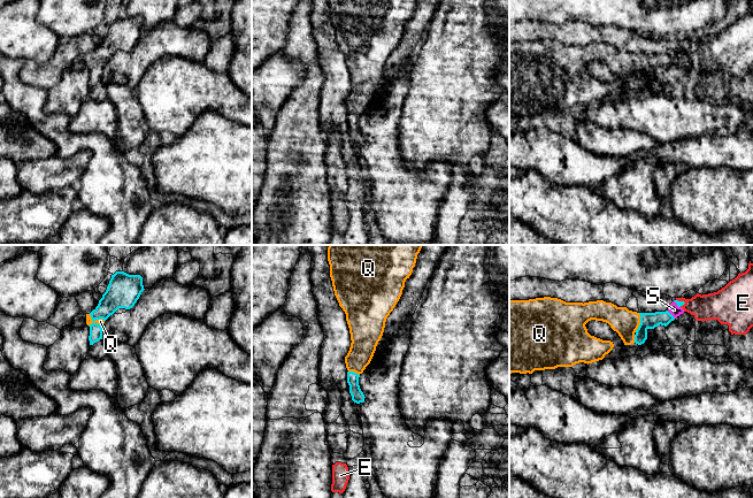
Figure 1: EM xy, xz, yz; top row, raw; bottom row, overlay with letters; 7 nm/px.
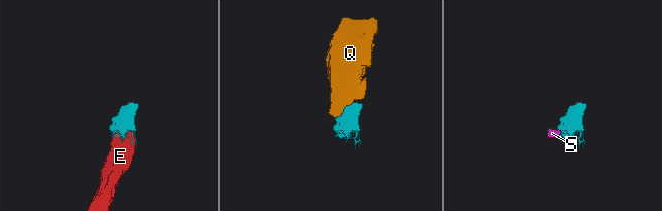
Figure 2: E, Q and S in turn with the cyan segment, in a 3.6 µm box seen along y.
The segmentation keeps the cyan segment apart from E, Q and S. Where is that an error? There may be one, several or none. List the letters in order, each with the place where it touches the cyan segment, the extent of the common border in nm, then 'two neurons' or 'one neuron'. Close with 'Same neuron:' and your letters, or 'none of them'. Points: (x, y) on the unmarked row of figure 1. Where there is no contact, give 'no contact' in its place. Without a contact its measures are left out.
E: contact yz (681, 44); length 80 nm; one neuron
Q: contact yz (640, 64); length 140 nm; one neuron
S: contact yz (670, 56); length 80 nm; two neurons
Same neuron: E, Q

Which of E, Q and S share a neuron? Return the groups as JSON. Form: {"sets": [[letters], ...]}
{"sets": [["E", "Q"], ["S"]]}

